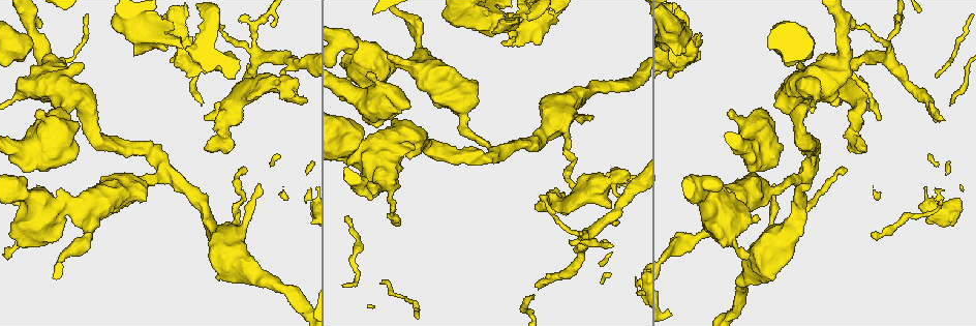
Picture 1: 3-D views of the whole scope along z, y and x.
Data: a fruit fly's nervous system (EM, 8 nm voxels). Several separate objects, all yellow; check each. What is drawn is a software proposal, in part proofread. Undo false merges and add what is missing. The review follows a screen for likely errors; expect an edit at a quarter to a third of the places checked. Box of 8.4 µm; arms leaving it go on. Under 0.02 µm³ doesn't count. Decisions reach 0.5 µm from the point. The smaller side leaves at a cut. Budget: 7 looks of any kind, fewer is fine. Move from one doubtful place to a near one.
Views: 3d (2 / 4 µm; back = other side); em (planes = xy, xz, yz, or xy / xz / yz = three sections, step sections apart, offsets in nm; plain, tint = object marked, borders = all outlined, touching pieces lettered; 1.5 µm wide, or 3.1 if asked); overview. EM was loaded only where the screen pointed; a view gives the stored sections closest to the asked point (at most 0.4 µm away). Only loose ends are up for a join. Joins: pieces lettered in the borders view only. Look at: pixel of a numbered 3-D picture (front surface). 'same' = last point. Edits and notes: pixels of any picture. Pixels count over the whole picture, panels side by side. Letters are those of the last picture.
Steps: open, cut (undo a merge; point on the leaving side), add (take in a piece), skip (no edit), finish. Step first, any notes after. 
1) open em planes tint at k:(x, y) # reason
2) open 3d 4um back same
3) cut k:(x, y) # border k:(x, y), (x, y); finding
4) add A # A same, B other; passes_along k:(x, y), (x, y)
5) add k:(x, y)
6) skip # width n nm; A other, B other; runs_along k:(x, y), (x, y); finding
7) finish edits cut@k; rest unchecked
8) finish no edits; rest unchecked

open em planes plain at 1:(259, 184) # thin end

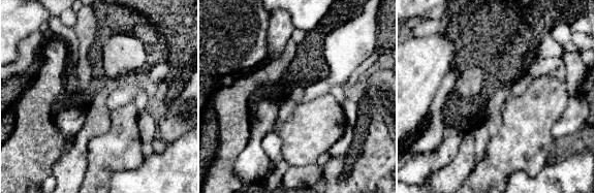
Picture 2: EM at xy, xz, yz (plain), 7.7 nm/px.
open em planes borders same # what lies round it

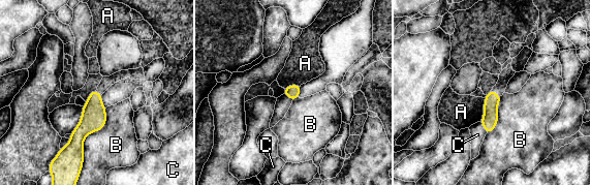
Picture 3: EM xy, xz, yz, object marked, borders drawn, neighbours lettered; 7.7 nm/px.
skip # longest_contact B 480 nm; A other, B other, C other; border 3:(485, 98), (484, 116), (479, 121); none of them fits

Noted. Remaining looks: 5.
open em 3.1um yz step 16 borders at 1:(464, 116) # calibre changes

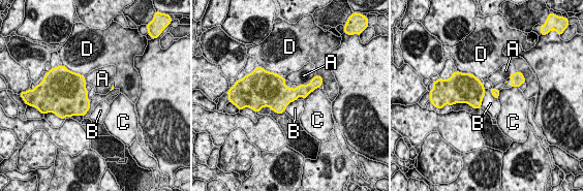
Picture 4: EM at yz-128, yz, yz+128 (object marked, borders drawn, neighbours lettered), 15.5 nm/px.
skip # width 140 nm; A other, B other, C other, D other; one neuron here

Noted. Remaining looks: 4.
open em planes borders at 1:(877, 120) # branch stops here

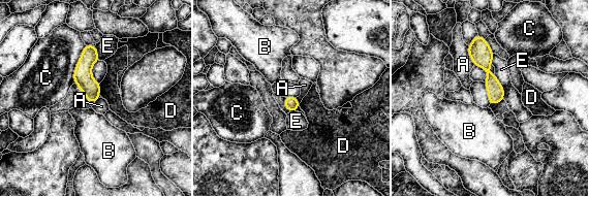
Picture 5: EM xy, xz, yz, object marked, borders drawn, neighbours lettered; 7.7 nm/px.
skip # width 110 nm; A other, B other, C other, D other, E other; border 5:(467, 45), (467, 52), (474, 64); none of them fits

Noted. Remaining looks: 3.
finish no edits; rest unchecked

